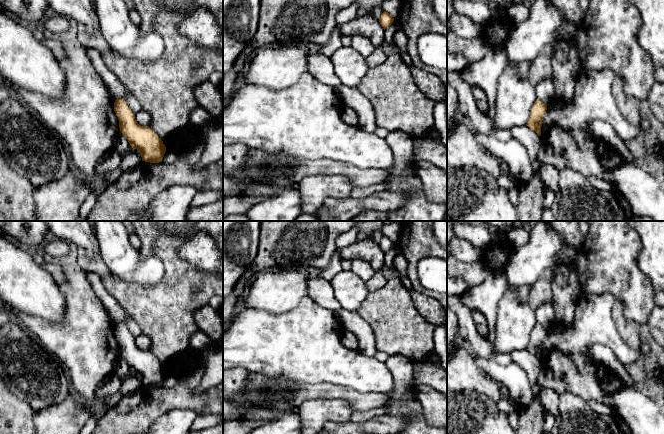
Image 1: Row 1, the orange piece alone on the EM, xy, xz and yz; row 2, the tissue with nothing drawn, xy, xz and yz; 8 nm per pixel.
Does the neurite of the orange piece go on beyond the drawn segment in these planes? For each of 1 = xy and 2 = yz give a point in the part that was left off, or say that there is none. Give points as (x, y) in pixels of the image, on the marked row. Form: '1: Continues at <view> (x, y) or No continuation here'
1: No continuation here
2: No continuation here

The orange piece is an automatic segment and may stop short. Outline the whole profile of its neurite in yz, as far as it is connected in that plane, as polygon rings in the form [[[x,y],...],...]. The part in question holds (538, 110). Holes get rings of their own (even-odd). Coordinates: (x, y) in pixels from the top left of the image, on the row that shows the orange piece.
[[[537,99],[534,105],[532,106],[530,117],[526,124],[531,130],[535,131],[539,136],[541,136],[542,121],[546,110],[547,105]]]

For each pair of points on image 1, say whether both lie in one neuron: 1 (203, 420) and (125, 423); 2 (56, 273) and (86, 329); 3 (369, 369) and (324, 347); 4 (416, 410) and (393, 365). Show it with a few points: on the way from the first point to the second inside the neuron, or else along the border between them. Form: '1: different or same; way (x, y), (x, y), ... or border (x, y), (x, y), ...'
1: different; border (198, 414), (212, 415)
2: different; border (60, 262), (63, 268), (64, 280), (59, 284)
3: same; way (358, 369), (347, 369), (335, 358)
4: same; way (405, 399), (403, 397), (403, 376)

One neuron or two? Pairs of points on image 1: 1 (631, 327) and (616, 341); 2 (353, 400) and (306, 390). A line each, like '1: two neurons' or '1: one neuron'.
1: two neurons
2: one neuron

